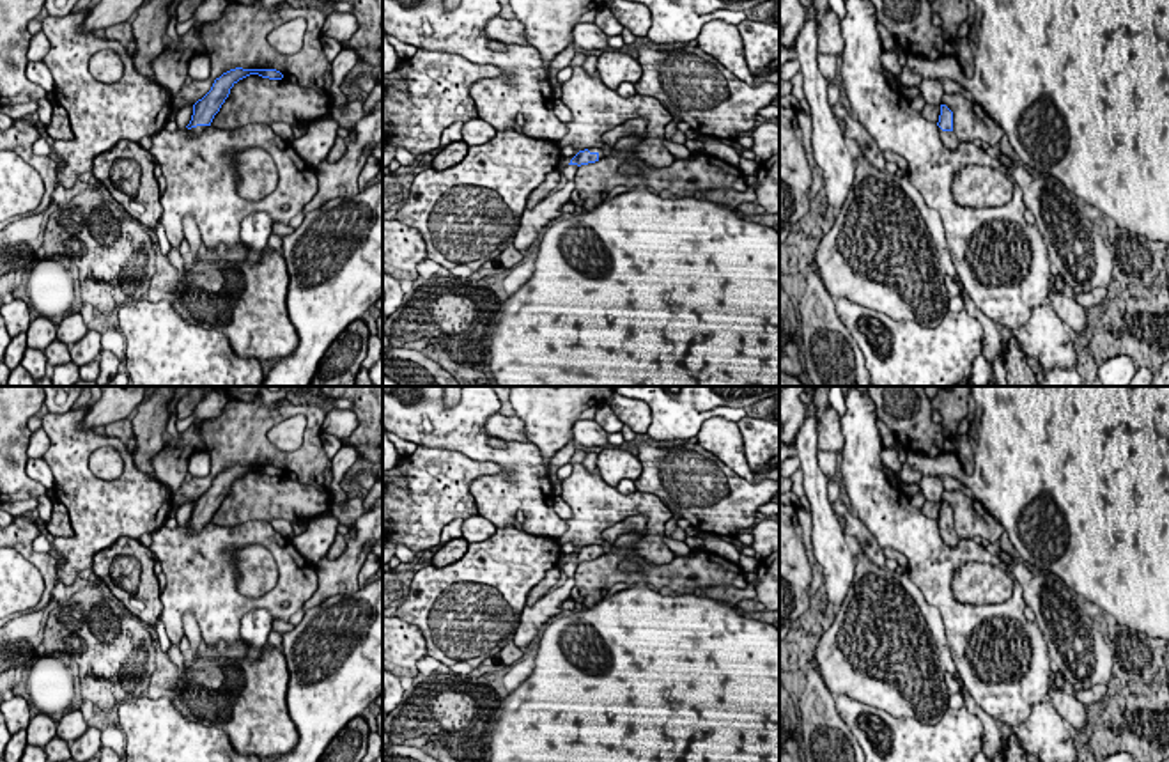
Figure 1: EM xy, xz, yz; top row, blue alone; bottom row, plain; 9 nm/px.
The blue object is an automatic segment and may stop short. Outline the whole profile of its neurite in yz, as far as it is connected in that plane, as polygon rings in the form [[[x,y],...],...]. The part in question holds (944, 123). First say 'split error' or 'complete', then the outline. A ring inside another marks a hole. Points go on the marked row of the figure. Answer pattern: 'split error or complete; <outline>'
split error; [[[941,105],[941,115],[937,126],[942,144],[949,151],[955,151],[962,140],[953,131],[953,112],[946,105]]]

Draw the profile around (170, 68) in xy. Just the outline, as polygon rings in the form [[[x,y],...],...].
[[[193,27],[188,34],[181,35],[181,41],[165,39],[165,50],[152,60],[152,71],[156,83],[168,90],[172,101],[184,85],[188,76],[190,60],[204,53],[204,46],[198,35],[198,28]]]

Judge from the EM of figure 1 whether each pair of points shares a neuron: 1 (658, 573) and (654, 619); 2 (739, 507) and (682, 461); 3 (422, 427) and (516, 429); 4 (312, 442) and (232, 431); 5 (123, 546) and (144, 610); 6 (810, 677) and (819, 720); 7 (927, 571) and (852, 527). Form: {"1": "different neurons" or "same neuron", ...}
{"1": "different neurons", "2": "same neuron", "3": "different neurons", "4": "same neuron", "5": "same neuron", "6": "same neuron", "7": "different neurons"}

